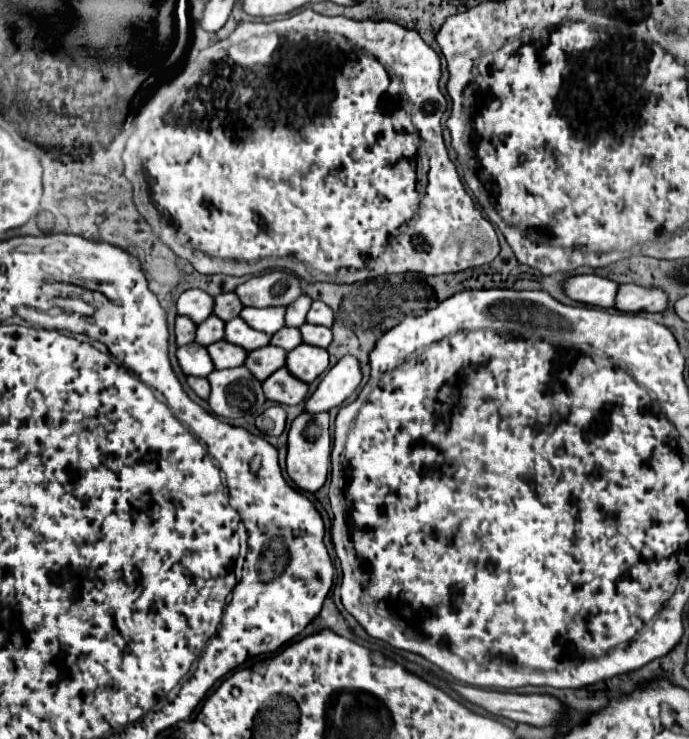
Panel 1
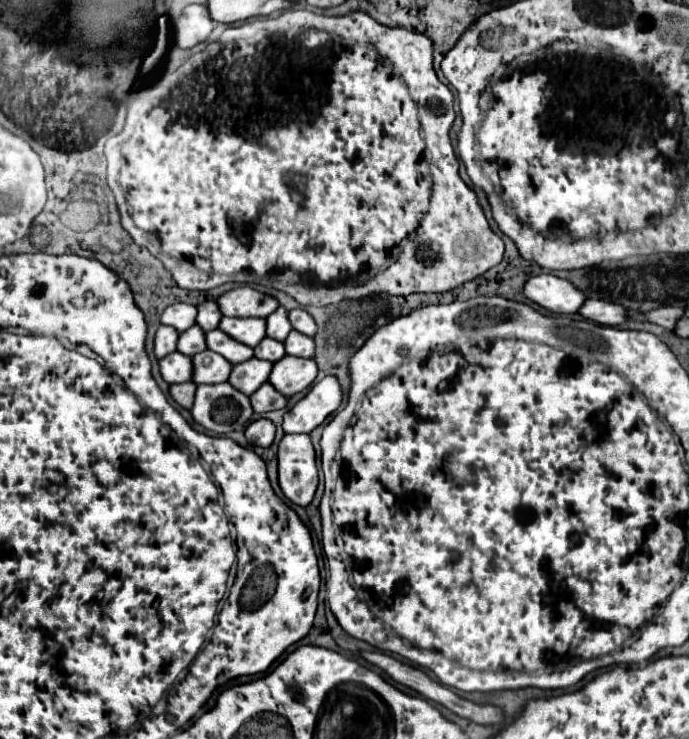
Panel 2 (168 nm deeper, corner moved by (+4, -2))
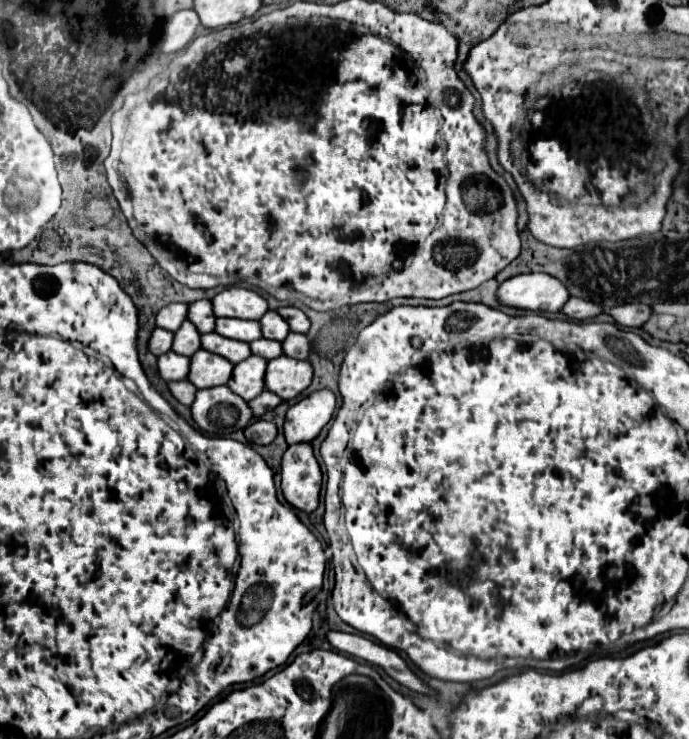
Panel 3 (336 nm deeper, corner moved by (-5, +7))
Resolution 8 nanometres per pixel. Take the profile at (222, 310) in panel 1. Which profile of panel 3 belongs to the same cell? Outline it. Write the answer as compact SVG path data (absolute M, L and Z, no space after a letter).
M197 300L197 302L189 304L187 320L193 322L197 332L201 332L201 334L213 332L215 316L213 316L213 310L211 310L211 302L209 300Z

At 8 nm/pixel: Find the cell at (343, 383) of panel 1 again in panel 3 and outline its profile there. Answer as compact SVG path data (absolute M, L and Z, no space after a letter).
M317 390L301 402L293 404L285 414L287 444L311 442L319 436L323 426L331 420L335 410L335 394L331 390Z

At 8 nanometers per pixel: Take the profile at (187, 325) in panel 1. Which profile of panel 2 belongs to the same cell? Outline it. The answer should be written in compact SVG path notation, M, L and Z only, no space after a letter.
M160 325L158 333L156 333L156 341L154 341L154 351L156 351L156 357L162 359L166 357L168 353L176 351L176 341L178 341L180 333L176 329L172 329L170 325Z

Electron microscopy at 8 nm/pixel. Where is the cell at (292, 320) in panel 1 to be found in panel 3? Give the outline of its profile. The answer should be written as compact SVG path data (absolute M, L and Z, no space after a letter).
M269 310L269 312L259 320L259 324L261 324L263 338L267 338L267 340L277 340L277 342L281 342L281 340L285 340L285 336L289 334L287 322L285 322L275 310Z

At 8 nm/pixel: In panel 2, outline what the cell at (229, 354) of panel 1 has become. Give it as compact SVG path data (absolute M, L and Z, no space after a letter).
M206 349L204 353L196 353L196 357L192 357L194 361L194 383L222 383L228 381L228 375L232 371L230 361L224 361L224 357L220 357L218 353L212 353L210 349Z

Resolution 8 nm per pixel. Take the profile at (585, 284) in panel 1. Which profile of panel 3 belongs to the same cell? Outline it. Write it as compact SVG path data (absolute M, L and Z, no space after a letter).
M533 272L505 280L497 288L497 300L501 306L517 310L559 312L561 306L569 300L569 292L557 278Z

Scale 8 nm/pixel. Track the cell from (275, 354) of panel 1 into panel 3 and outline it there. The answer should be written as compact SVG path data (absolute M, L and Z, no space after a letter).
M249 356L247 360L239 362L233 368L233 374L231 374L227 386L231 388L231 392L241 396L245 402L249 402L257 394L263 392L265 370L267 370L267 360L263 360L261 356Z

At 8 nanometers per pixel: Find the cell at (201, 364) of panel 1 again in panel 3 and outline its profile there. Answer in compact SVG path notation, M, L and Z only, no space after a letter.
M167 352L163 356L159 356L159 364L157 364L159 376L165 382L173 382L173 380L185 380L189 374L189 358L175 354L175 352Z

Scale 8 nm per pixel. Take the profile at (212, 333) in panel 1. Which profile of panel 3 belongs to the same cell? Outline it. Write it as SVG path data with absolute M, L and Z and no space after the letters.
M185 320L185 324L181 324L181 328L175 332L171 350L177 352L177 354L181 354L181 356L191 358L193 352L197 352L199 348L201 348L199 332L197 332L197 328L189 320Z

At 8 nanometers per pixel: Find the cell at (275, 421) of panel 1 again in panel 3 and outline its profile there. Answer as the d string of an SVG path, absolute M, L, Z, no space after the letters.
M255 420L253 424L249 424L245 430L243 430L247 442L251 444L261 444L261 446L267 446L275 440L277 436L277 428L273 422L267 422L267 420Z

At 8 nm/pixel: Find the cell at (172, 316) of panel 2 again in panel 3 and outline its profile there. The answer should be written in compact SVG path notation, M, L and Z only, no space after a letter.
M181 302L179 304L169 304L169 306L165 306L157 312L155 324L159 328L175 332L181 326L181 322L185 320L185 314L187 314L187 304L181 304Z

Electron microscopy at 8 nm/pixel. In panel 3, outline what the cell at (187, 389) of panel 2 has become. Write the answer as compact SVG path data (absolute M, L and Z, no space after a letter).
M179 380L179 382L169 382L169 390L171 394L177 398L177 402L191 406L195 400L195 392L197 388L193 384L189 384L189 380Z

